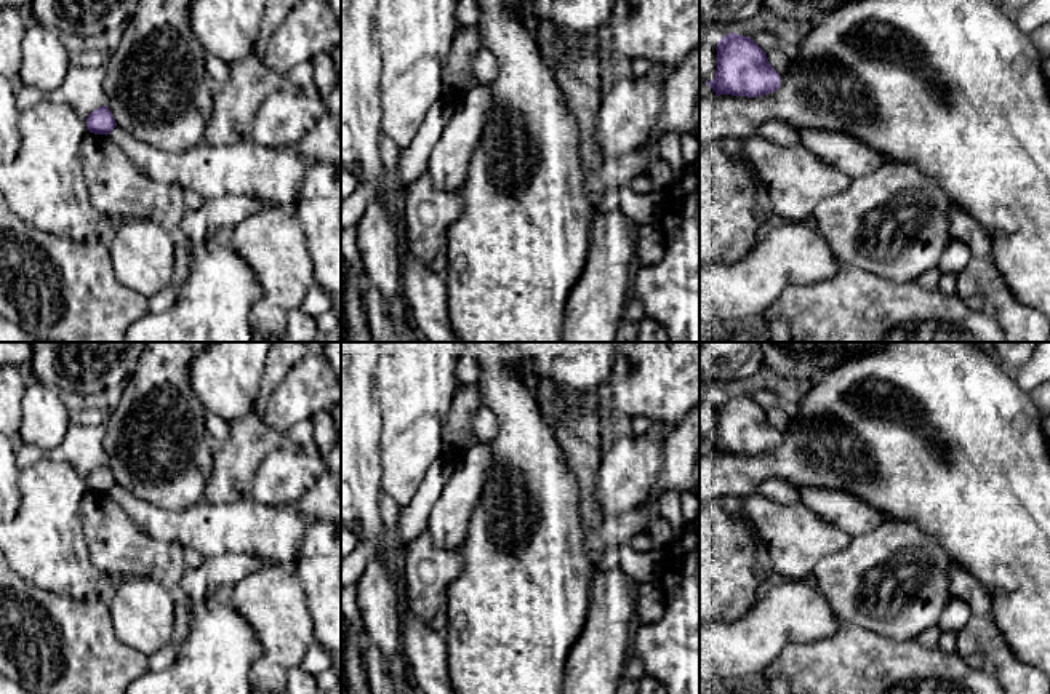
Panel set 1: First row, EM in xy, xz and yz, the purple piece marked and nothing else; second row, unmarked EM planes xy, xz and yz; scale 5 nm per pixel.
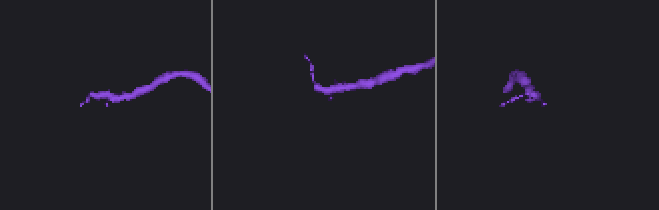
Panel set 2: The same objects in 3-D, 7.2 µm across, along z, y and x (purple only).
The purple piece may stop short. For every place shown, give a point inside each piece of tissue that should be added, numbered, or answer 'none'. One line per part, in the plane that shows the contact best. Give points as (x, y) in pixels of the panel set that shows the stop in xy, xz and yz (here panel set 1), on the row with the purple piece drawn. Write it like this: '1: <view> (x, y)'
none

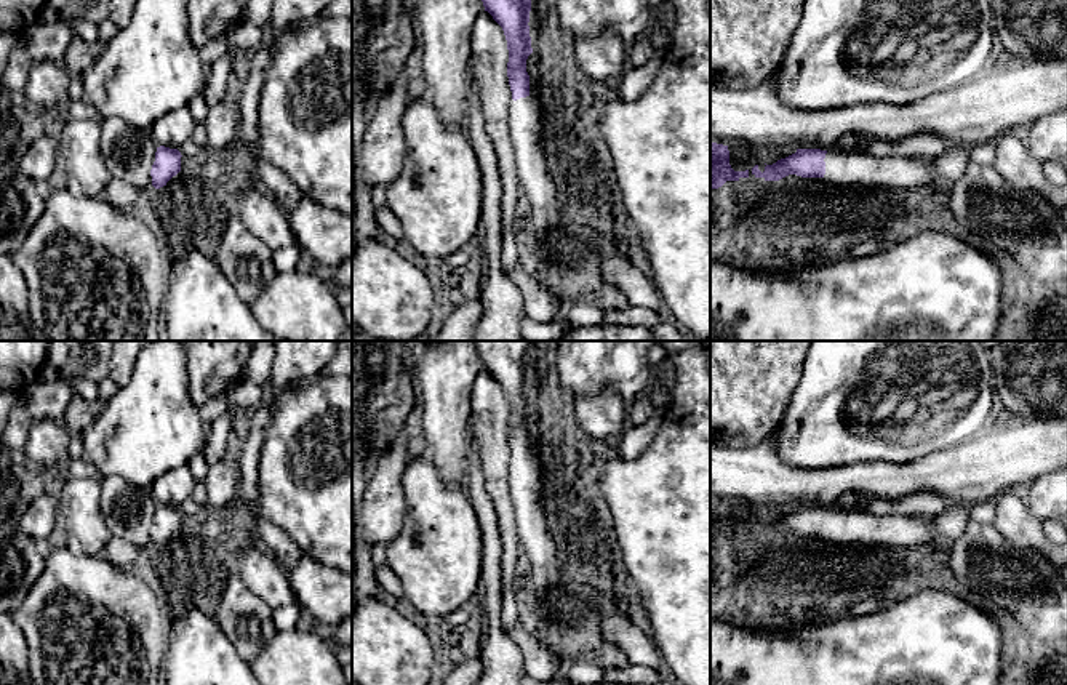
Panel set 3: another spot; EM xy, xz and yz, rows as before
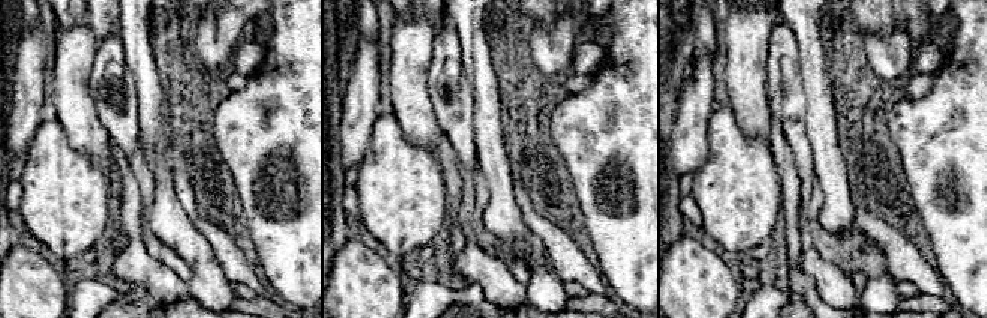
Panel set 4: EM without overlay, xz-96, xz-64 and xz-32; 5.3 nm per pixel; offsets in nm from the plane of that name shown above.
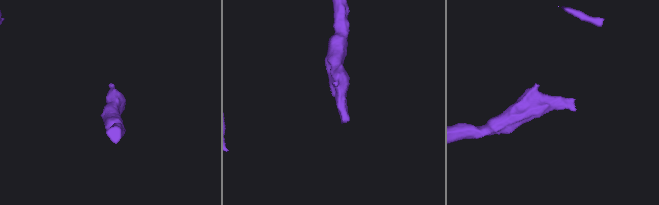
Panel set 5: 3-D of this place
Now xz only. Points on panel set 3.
1: xz (533, 164)

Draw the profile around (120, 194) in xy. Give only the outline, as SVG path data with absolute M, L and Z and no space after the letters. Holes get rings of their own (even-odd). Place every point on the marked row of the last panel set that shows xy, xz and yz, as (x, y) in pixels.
M110 178L101 197L106 198L117 210L130 211L136 202L138 194L139 190L134 186L117 178Z

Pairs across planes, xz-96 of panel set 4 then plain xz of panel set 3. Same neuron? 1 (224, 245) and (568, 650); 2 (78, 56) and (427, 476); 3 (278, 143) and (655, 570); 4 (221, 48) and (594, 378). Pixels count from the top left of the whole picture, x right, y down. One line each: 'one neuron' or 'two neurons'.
1: two neurons
2: two neurons
3: one neuron
4: two neurons

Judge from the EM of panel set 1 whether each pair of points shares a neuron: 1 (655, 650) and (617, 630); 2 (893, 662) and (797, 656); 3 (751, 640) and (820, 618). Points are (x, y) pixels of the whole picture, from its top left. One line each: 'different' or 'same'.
1: different
2: same
3: same

